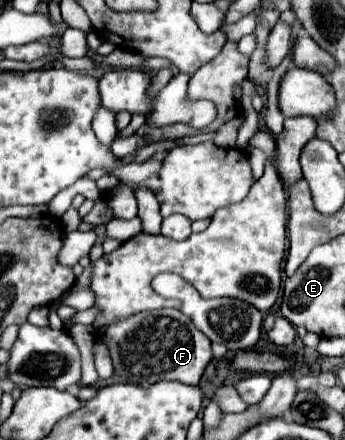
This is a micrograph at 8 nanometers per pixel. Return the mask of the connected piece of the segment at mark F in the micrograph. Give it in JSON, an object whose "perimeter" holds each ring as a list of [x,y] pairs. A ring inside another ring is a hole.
{"perimeter":[[[156,309],[148,313],[136,313],[128,319],[116,321],[106,329],[110,343],[110,357],[114,371],[130,383],[152,385],[158,381],[180,381],[186,385],[198,385],[206,365],[212,359],[210,341],[202,335],[192,321],[178,309]]]}

